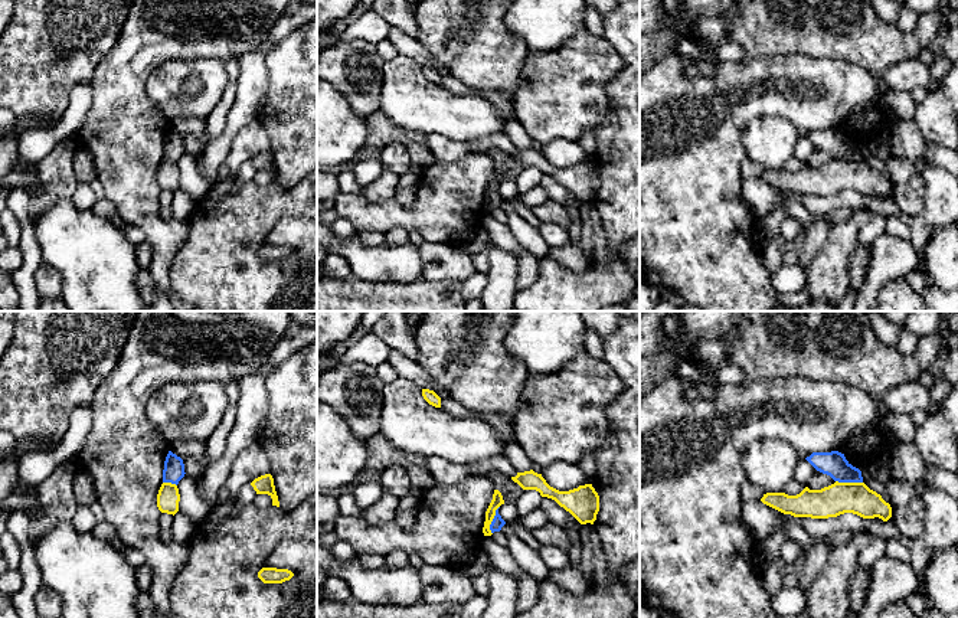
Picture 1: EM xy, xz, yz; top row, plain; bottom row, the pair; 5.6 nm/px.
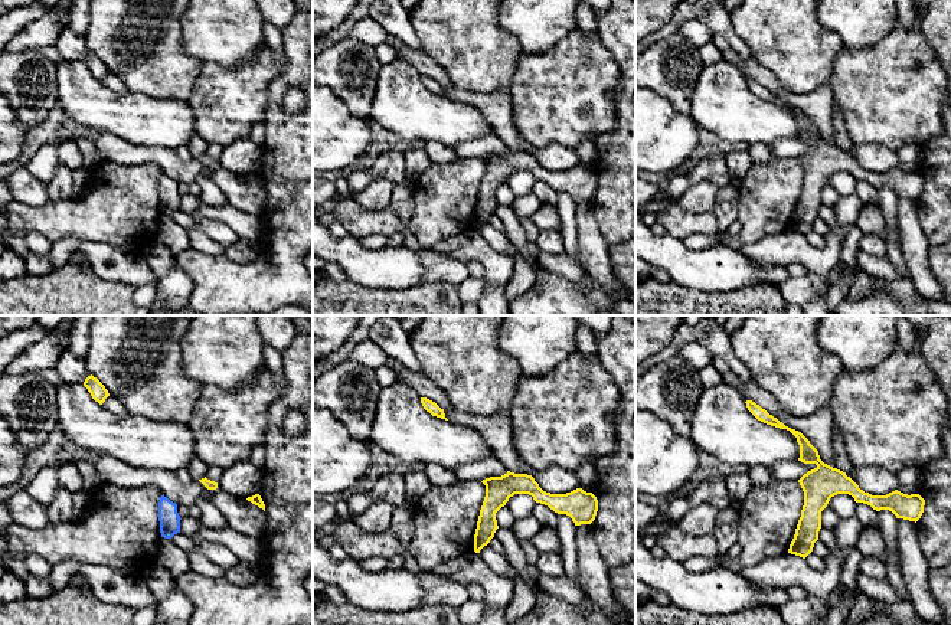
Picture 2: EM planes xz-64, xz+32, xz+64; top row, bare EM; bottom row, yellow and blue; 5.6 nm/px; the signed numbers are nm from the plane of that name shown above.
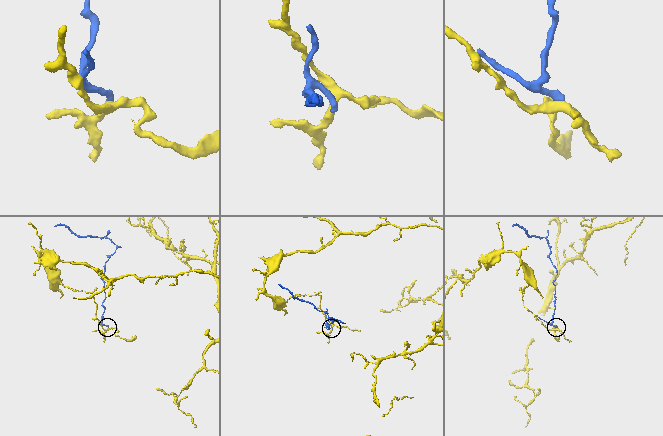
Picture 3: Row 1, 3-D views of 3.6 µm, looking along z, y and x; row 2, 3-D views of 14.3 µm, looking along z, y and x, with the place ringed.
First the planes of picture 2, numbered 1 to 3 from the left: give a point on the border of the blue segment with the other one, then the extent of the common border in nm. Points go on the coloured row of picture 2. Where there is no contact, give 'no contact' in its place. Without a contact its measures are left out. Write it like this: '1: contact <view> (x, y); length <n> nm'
1: no contact
2: no contact
3: no contact

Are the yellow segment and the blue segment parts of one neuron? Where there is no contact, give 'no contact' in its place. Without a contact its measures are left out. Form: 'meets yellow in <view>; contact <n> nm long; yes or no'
meets yellow in xz; contact 170 nm long; no

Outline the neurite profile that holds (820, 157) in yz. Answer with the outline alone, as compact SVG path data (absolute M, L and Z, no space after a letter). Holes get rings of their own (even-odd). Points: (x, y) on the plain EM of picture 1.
M817 148L814 151L814 154L808 158L807 164L810 167L821 167L821 166L828 164L834 160L836 158L830 153Z

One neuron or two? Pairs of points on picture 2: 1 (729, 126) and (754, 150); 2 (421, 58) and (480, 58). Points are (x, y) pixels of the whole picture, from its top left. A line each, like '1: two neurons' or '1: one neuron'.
1: two neurons
2: two neurons

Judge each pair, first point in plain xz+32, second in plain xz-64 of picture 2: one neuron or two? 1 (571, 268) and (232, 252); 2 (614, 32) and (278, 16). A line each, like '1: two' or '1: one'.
1: one
2: two

